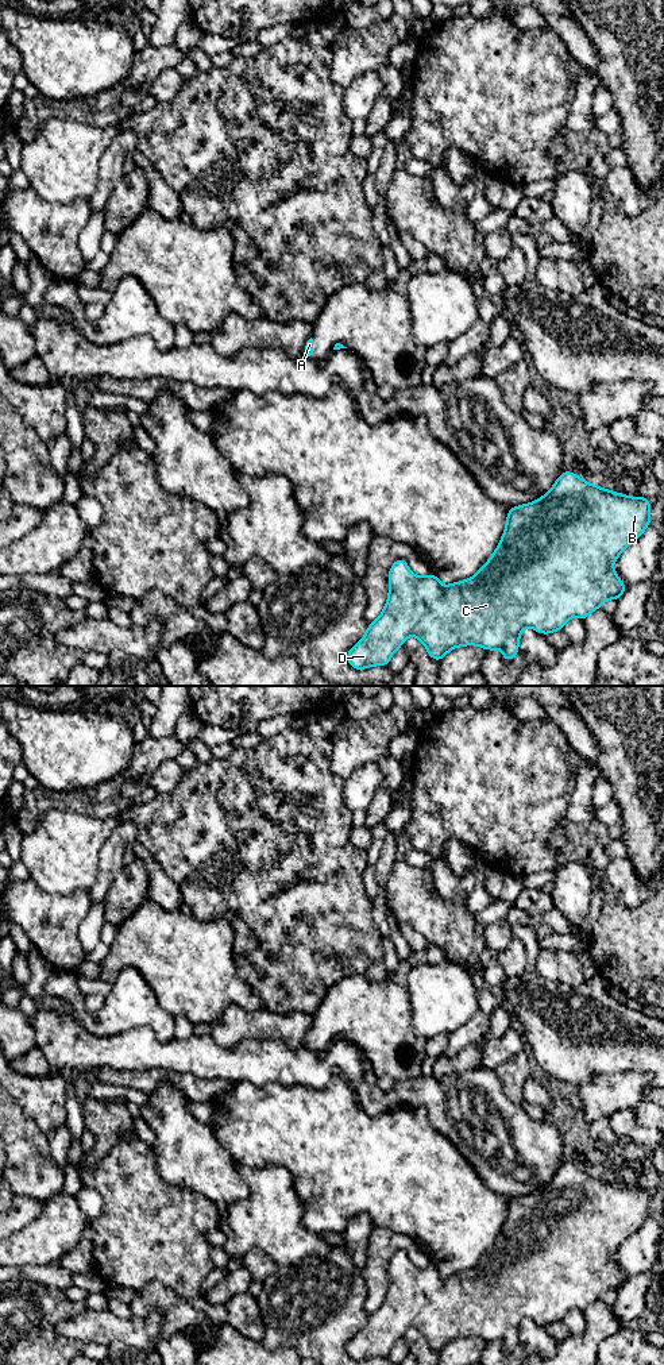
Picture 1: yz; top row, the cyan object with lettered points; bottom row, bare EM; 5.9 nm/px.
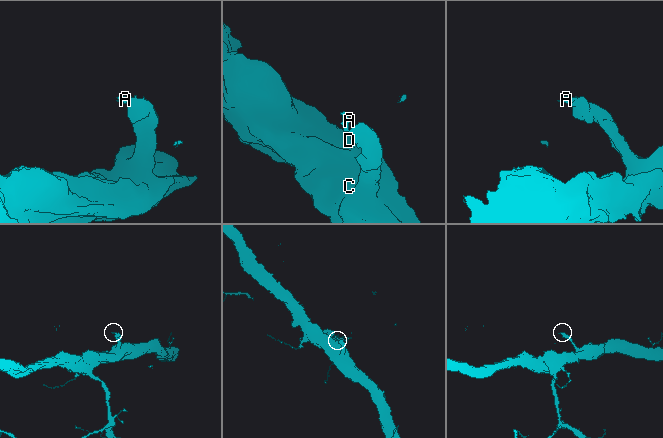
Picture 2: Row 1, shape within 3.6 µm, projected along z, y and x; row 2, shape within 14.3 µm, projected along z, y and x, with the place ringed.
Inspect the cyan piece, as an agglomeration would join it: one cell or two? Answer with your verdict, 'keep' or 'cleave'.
cleave

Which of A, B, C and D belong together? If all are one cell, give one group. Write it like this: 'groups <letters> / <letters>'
groups A / B C D

